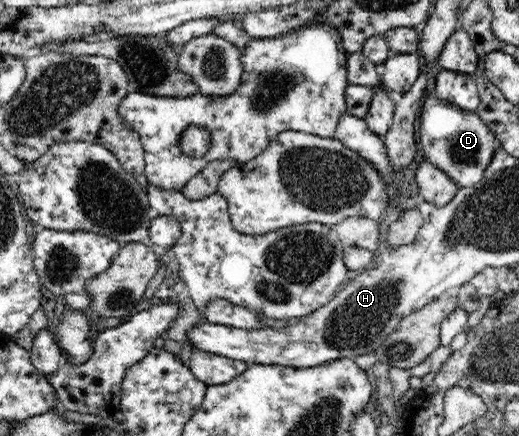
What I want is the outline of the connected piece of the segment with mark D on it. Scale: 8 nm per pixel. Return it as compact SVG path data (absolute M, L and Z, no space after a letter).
M432 94L422 104L419 118L426 160L446 172L458 187L470 188L482 182L485 169L500 146L486 122L475 111L466 111Z

